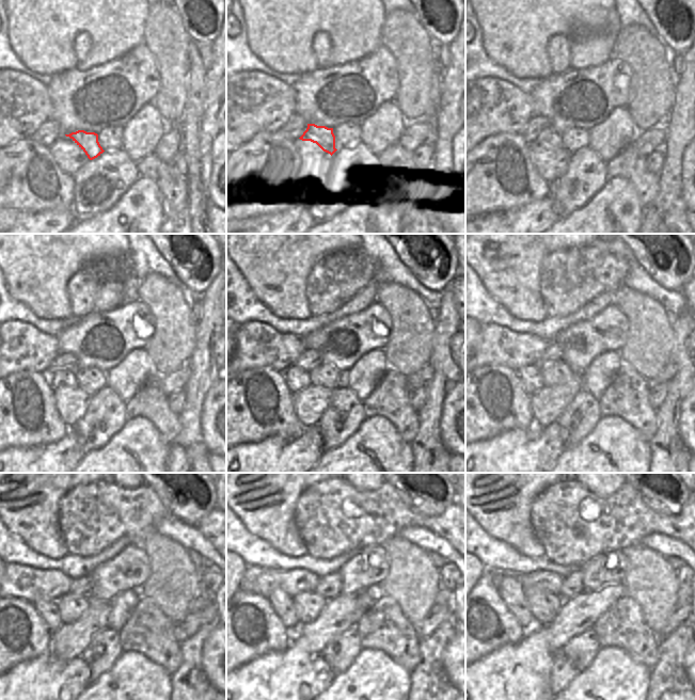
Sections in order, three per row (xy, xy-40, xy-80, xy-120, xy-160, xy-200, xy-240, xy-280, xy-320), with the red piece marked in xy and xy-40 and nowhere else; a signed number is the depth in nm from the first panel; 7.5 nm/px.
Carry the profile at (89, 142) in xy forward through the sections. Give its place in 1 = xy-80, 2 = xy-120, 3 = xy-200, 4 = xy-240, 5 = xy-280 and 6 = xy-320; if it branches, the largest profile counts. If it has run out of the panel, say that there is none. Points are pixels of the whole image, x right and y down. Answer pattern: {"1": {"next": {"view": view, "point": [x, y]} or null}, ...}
{"1": {"next": {"view": "xy-80", "point": [549, 138]}}, "2": {"next": {"view": "xy-120", "point": [61, 378]}}, "3": {"next": {"view": "xy-200", "point": [531, 376]}}, "4": {"next": {"view": "xy-240", "point": [48, 610]}}, "5": {"next": {"view": "xy-280", "point": [283, 605]}}, "6": {"next": {"view": "xy-320", "point": [507, 584]}}}

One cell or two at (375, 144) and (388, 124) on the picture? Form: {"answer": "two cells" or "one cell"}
{"answer": "one cell"}

